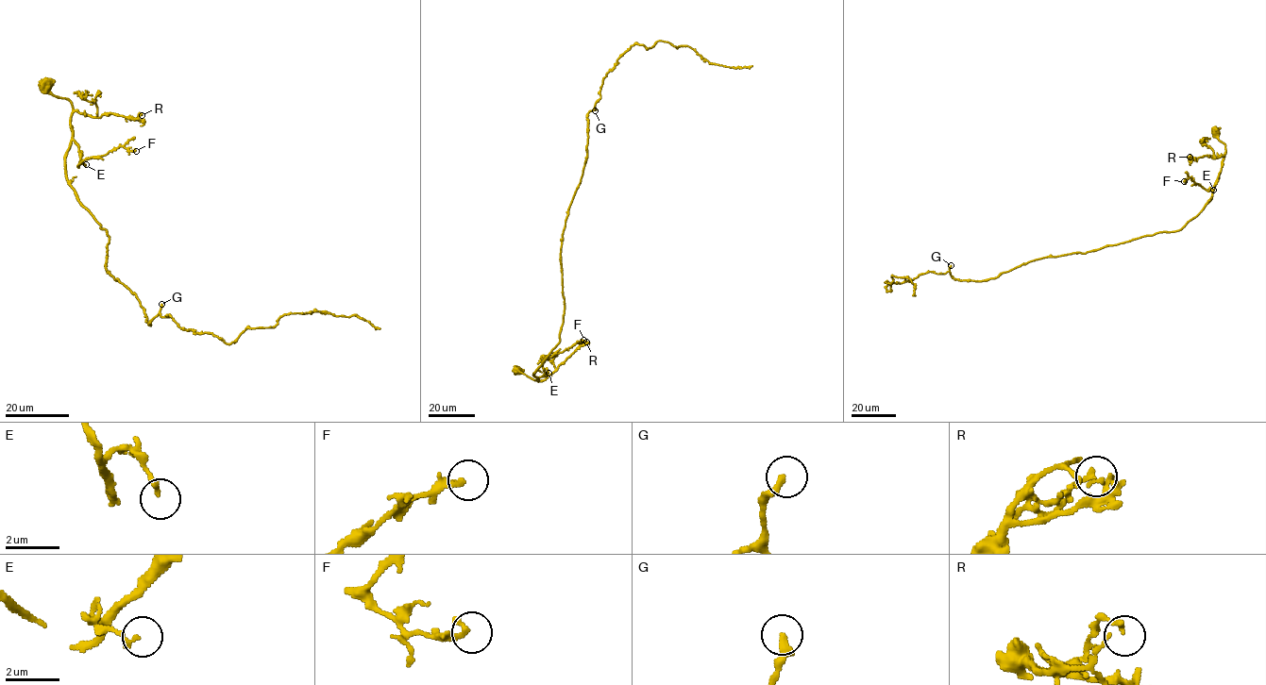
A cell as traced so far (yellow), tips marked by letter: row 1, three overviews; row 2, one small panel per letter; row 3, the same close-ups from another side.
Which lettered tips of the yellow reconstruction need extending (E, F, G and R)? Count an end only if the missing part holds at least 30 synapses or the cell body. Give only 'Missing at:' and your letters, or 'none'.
Missing at: G

